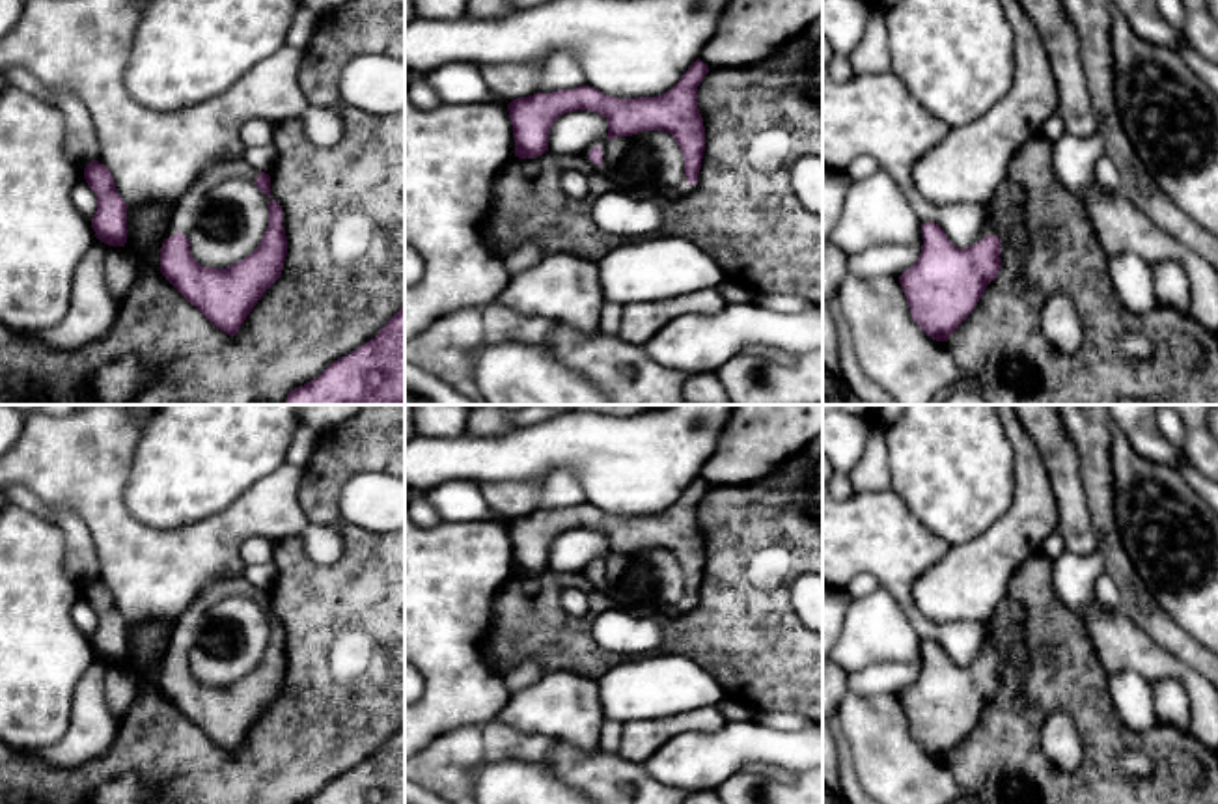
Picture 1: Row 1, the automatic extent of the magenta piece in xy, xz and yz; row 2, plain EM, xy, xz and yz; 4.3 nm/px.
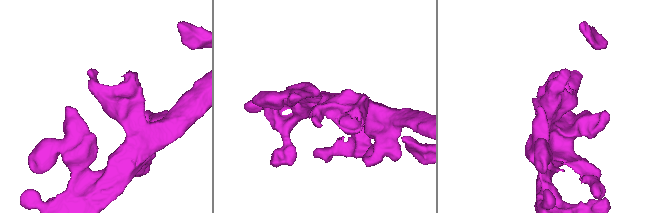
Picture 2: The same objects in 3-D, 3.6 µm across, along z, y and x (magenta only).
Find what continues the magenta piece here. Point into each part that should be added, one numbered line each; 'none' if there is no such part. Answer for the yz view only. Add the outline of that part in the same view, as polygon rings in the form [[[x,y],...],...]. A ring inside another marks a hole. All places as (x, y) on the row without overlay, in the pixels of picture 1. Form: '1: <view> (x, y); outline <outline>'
1: yz (989, 646); outline [[[989,621],[985,623],[985,629],[987,629],[987,632],[985,632],[985,642],[983,642],[983,647],[981,647],[977,658],[983,658],[987,653],[996,653],[1000,658],[1003,658],[1003,657],[1000,655],[1000,651],[998,651],[996,638],[994,638],[994,634],[992,634],[992,631],[990,631],[990,623],[989,623]]]

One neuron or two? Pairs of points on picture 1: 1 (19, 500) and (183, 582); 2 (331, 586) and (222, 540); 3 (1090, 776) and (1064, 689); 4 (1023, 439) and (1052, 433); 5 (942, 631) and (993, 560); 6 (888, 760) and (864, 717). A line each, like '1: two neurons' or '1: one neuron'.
1: two neurons
2: two neurons
3: one neuron
4: two neurons
5: two neurons
6: one neuron

